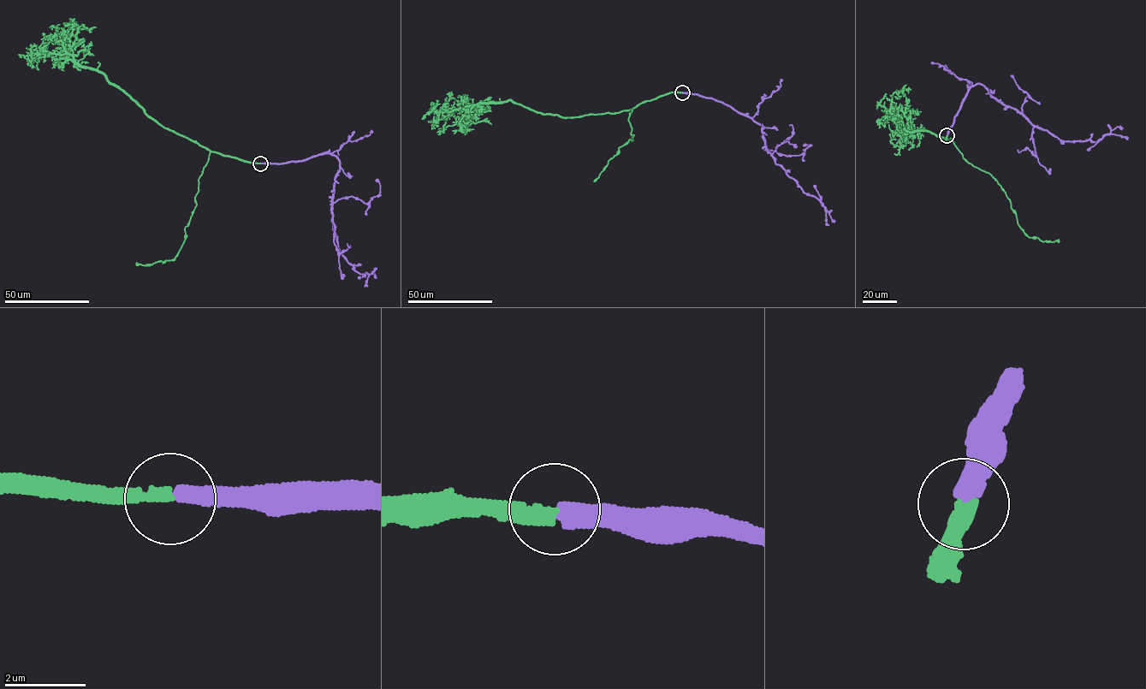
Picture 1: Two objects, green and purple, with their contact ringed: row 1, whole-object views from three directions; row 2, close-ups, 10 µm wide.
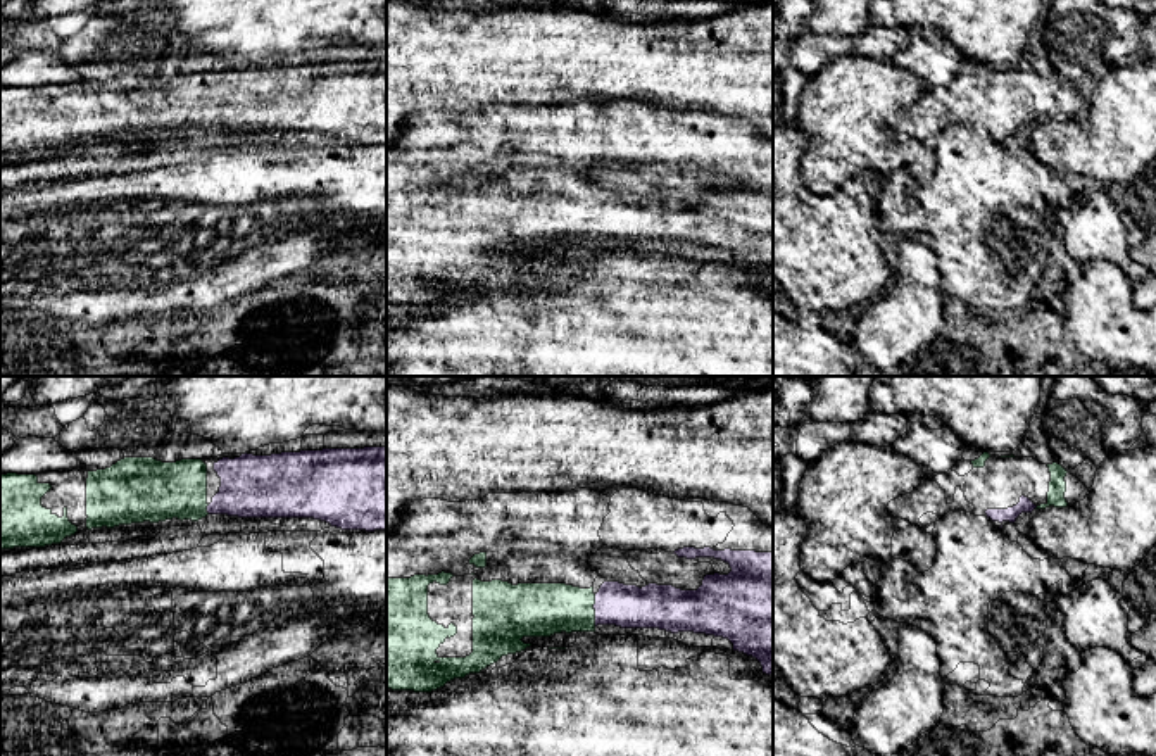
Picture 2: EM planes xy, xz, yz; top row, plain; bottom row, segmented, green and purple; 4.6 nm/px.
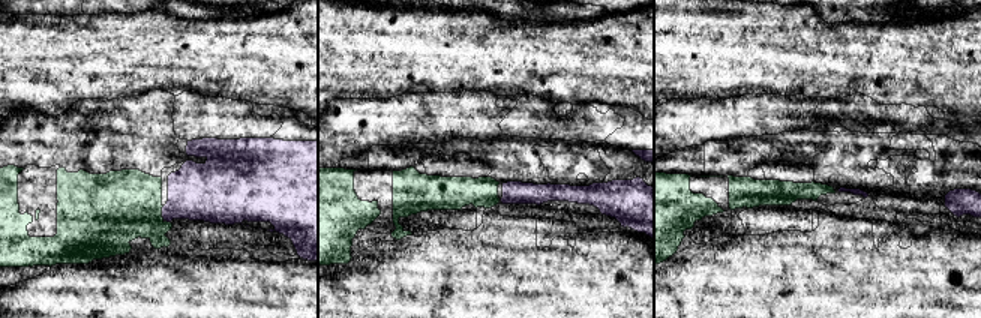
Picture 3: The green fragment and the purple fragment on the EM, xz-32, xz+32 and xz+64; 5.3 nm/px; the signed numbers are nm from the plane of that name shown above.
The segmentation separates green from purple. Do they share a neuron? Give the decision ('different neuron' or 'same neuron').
same neuron

